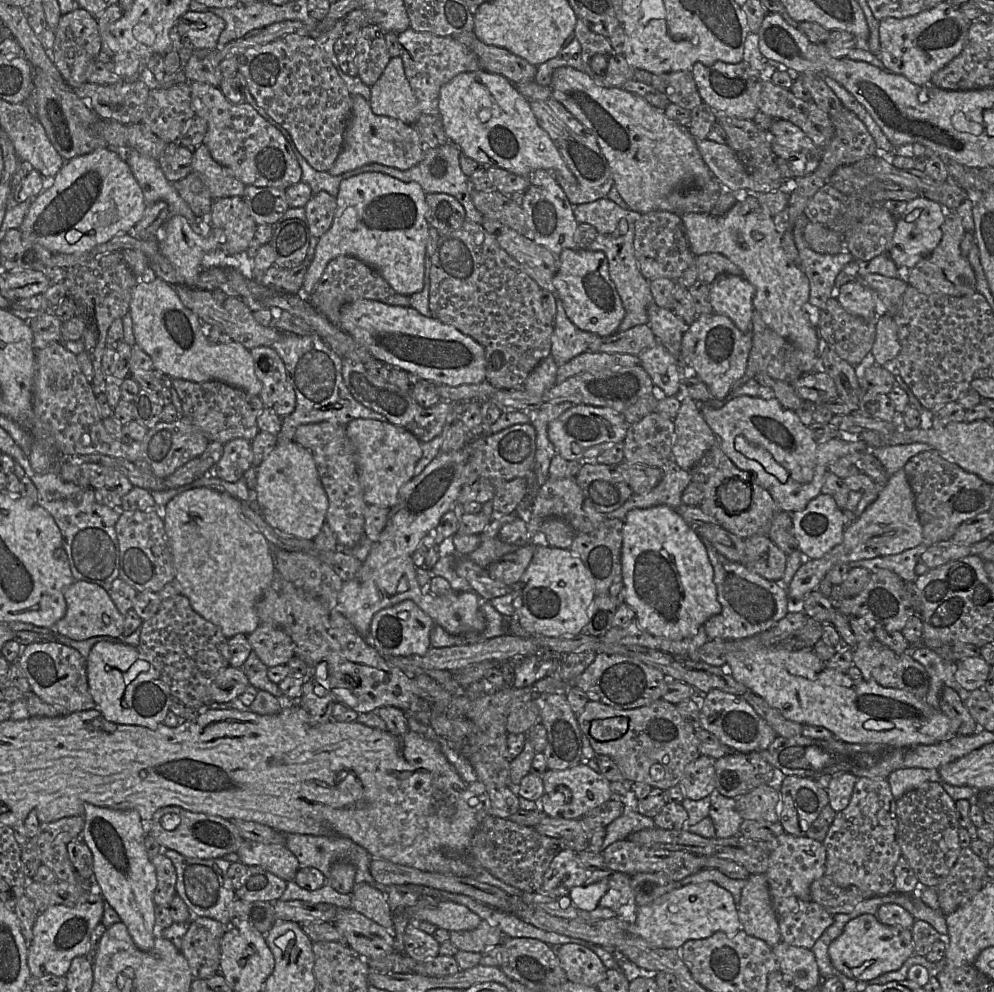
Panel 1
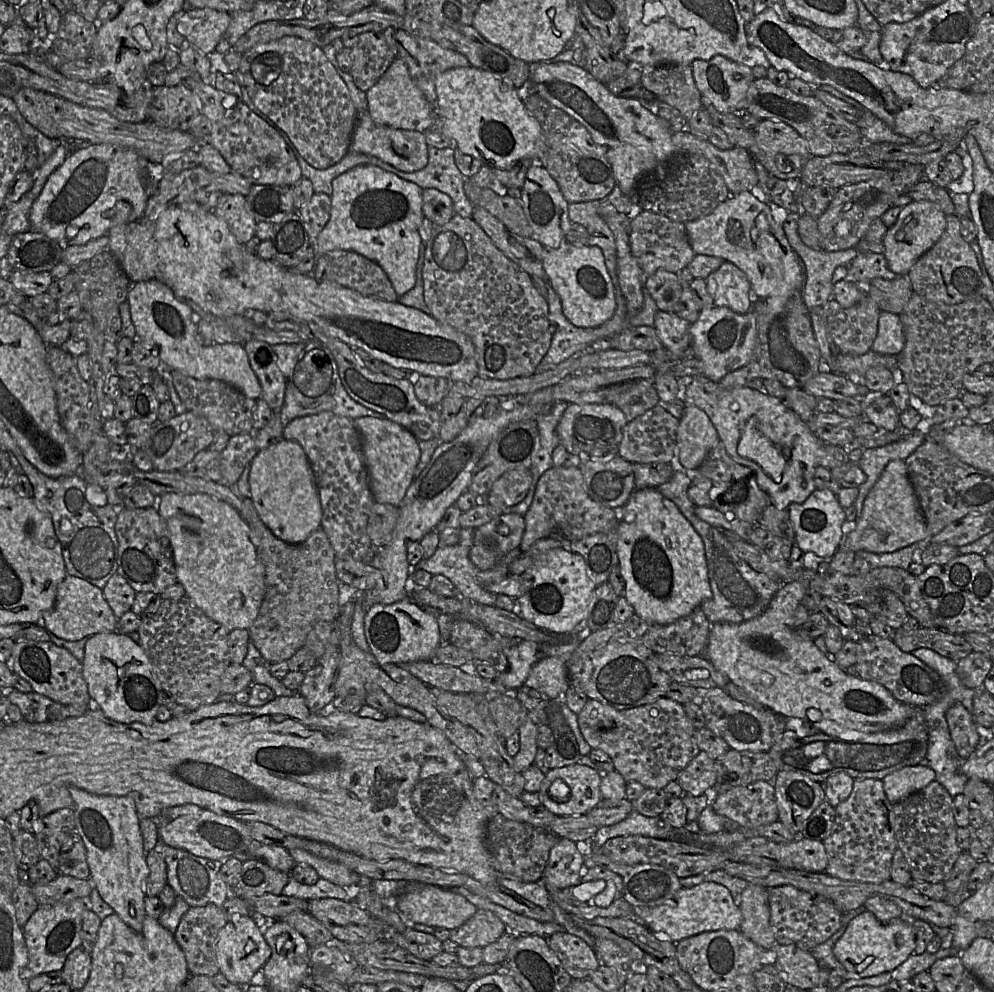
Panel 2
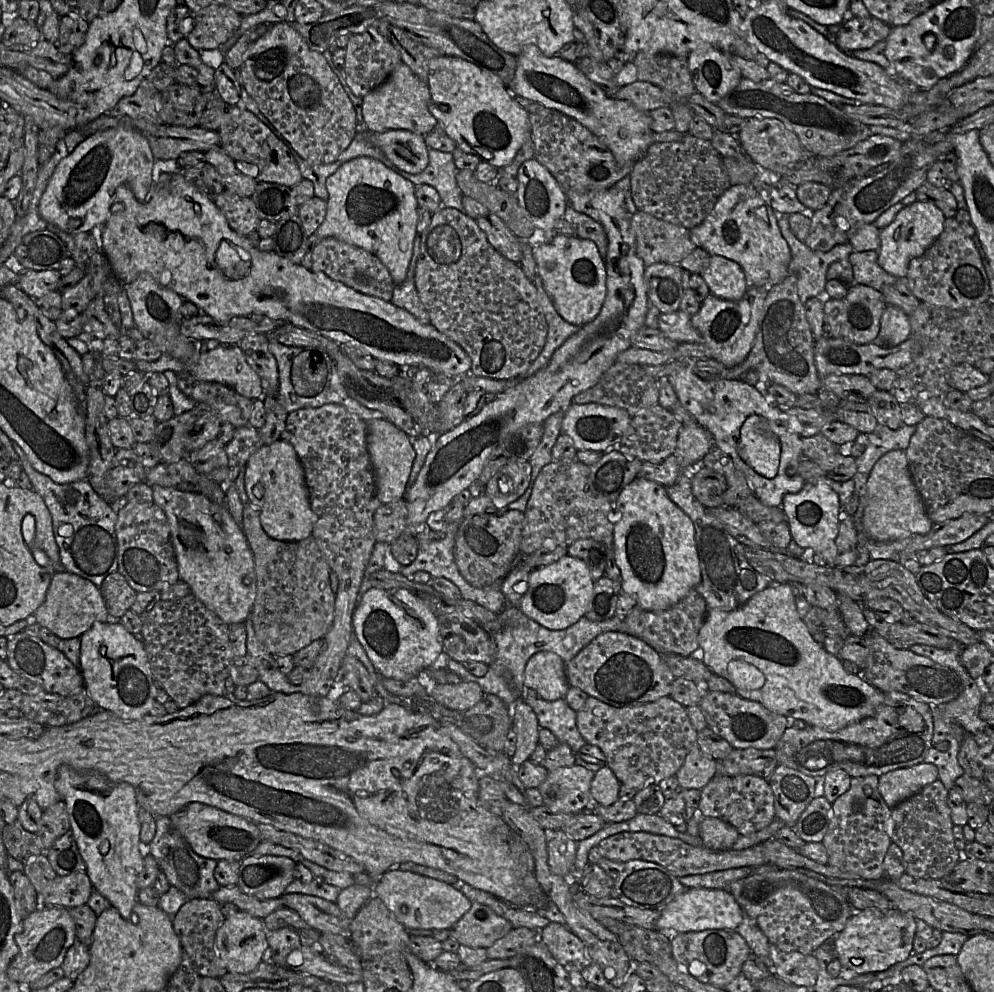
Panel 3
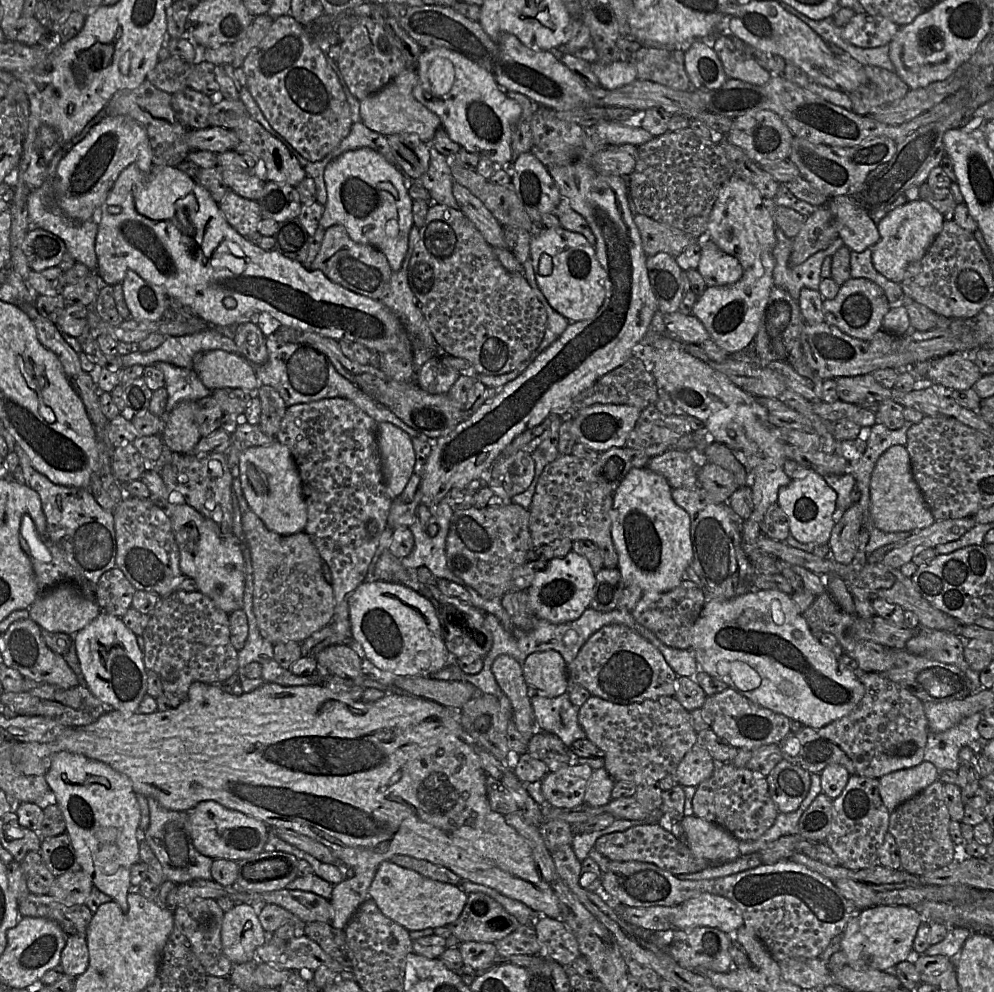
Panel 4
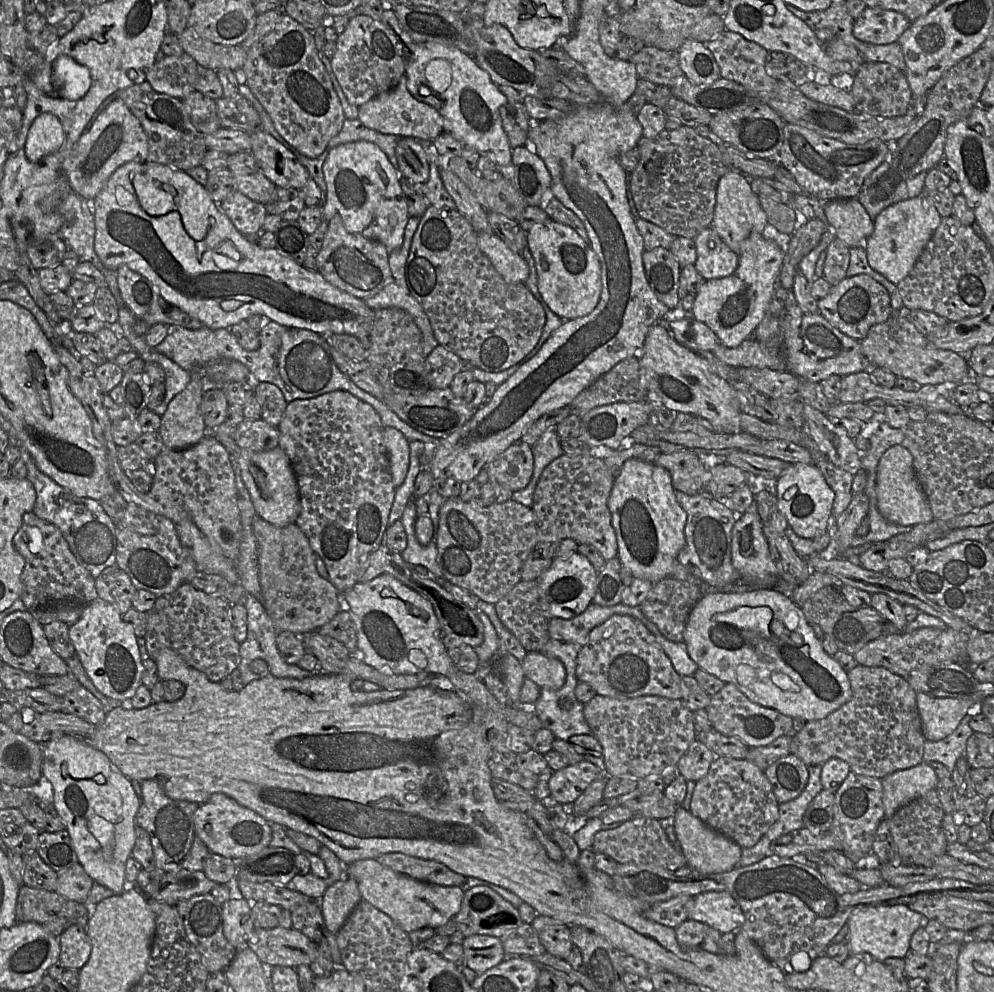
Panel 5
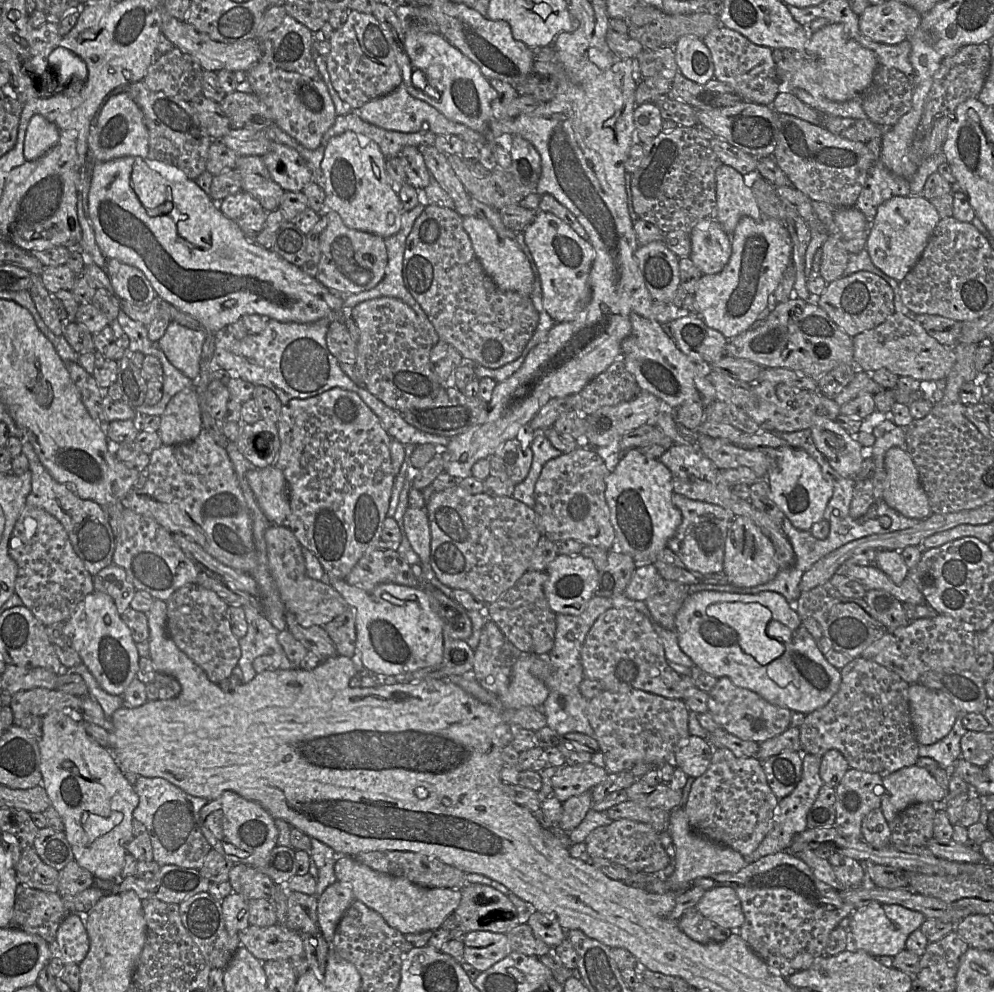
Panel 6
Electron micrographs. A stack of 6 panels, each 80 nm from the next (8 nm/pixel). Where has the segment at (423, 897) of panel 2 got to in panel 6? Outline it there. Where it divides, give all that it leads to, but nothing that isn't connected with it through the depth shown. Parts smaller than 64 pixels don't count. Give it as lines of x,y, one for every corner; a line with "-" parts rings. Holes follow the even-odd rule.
337,855
334,871
337,881
348,885
356,900
379,913
389,926
402,934
440,928
444,919
455,912
461,901
460,890
421,887
406,878
377,872
351,856

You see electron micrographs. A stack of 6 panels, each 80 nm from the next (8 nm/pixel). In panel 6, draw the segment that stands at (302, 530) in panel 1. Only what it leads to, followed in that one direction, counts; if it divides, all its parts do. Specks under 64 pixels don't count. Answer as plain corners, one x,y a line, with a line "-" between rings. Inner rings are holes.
275,465
252,467
246,474
255,498
271,525
285,525
290,513
288,486
283,472

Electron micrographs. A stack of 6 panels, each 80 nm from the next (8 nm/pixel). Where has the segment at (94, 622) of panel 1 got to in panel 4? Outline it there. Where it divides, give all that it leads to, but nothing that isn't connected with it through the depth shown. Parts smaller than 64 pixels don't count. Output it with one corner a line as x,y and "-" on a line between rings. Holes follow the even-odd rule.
60,584
50,591
40,593
36,601
29,607
30,618
42,629
71,636
91,623
101,612
100,606
94,599
85,597
70,584

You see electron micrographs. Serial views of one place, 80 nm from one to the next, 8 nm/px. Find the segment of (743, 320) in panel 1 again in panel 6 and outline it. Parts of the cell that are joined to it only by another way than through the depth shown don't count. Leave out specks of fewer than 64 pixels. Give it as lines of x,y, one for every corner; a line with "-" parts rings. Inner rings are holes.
717,220
698,223
689,233
691,253
689,258
704,275
721,272
728,263
731,253
731,236

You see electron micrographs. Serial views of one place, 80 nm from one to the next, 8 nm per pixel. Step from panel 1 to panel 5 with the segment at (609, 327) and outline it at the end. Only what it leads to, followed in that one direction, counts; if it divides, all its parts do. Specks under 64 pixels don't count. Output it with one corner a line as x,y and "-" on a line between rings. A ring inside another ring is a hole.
551,218
527,231
527,246
534,259
539,293
551,311
563,321
590,314
601,294
600,263
593,249
573,228

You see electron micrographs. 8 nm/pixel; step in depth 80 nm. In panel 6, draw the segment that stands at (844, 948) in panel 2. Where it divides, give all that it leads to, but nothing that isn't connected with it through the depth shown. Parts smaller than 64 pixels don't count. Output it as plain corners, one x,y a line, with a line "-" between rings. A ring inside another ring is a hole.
871,903
856,909
849,917
848,931
852,935
857,949
867,952
872,957
894,957
902,950
909,935
919,929
925,920
924,914
897,904

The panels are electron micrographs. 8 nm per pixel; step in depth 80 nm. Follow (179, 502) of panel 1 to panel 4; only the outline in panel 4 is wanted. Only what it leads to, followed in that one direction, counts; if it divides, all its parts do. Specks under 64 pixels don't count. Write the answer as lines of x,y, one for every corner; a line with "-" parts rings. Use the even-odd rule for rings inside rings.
154,468
145,470
139,479
150,490
150,500
161,507
171,520
175,541
180,552
180,570
185,577
194,580
197,591
209,597
214,604
230,615
243,608
245,591
245,561
241,541
231,533
223,533
213,520
204,517
187,504
169,502
167,490
159,472

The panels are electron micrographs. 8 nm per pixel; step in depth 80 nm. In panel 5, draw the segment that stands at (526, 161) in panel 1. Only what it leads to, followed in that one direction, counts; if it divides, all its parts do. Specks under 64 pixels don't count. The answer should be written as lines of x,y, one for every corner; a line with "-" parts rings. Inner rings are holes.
438,42
413,43
413,50
406,62
405,77
407,88
413,97
432,106
445,118
445,132
477,152
488,154
499,166
509,166
512,163
512,148
499,114
499,108
507,103
507,98
472,56
453,45

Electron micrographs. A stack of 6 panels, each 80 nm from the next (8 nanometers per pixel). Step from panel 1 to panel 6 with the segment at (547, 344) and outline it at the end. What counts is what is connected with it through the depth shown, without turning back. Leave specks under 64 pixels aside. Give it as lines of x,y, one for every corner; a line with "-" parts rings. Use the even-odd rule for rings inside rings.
427,205
421,215
416,219
413,228
406,239
402,277
405,287
427,314
428,318
436,329
440,340
451,344
457,351
460,352
465,361
469,362
470,364
479,364
486,368
497,369
510,362
513,362
520,357
525,346
532,338
537,328
539,323
539,313
535,309
530,296
521,295
517,292
502,290
486,274
474,253
471,240
463,228
462,220
463,217
453,209
440,207
437,205

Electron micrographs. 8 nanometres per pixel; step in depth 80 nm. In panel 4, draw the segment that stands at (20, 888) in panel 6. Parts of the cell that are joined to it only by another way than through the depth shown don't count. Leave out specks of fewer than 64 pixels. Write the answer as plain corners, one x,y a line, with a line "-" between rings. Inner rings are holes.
30,893
18,901
21,917
42,917
56,922
69,935
78,935
86,939
93,914
86,904
66,905
50,895

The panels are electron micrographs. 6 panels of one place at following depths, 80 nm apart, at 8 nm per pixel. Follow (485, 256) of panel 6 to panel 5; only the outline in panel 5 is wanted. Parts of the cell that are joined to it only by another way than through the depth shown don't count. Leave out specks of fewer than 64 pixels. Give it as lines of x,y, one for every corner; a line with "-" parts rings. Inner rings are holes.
477,232
477,243
505,282
525,284
529,276
529,267
522,255
513,252
493,232

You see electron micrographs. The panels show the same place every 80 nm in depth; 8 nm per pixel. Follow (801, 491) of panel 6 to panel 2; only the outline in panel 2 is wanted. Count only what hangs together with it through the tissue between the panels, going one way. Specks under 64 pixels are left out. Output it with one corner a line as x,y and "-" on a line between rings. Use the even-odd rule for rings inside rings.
815,489
803,503
791,503
787,510
795,534
795,545
803,553
812,552
829,561
841,547
846,526
848,528
844,509
837,496
828,489

